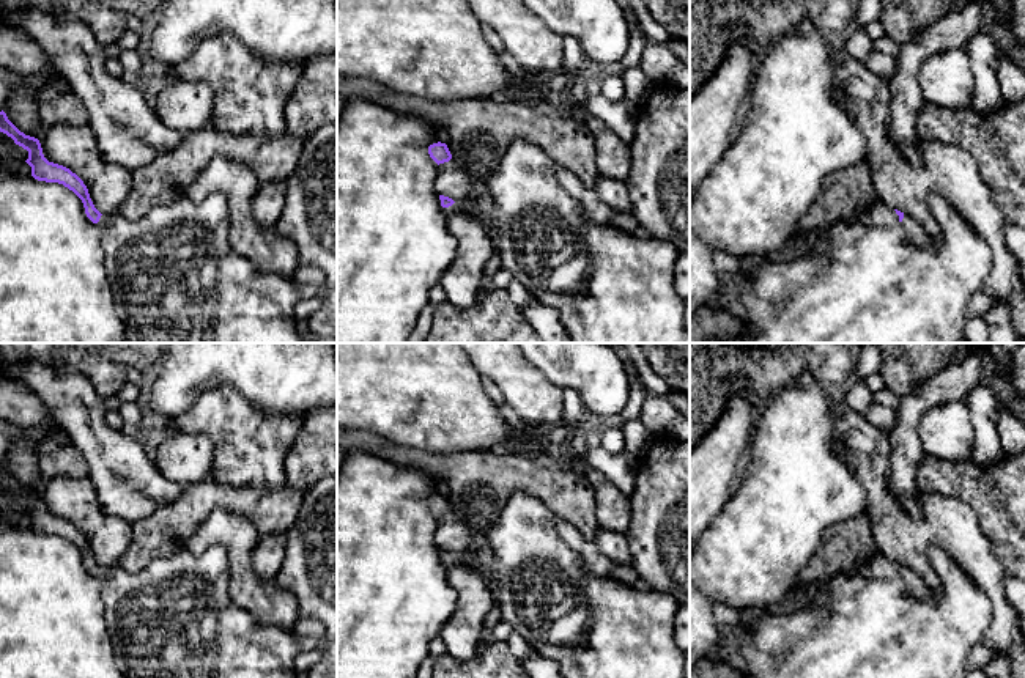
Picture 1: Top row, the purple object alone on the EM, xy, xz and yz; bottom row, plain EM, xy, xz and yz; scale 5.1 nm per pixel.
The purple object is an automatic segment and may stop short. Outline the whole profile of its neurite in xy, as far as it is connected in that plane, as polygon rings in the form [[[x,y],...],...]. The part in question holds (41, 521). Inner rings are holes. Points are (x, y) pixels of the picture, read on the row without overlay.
[[[3,462],[0,485],[28,503],[25,514],[35,532],[72,543],[82,552],[87,569],[104,580],[105,621],[124,678],[301,678],[299,654],[321,647],[320,640],[299,637],[293,629],[261,625],[239,607],[228,593],[228,558],[220,546],[202,554],[186,547],[150,562],[137,573],[101,566],[83,533],[69,521],[49,514],[39,492],[20,485]]]

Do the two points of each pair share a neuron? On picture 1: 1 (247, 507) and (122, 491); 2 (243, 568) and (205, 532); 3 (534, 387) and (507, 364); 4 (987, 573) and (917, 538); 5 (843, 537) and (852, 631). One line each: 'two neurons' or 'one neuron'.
1: two neurons
2: one neuron
3: one neuron
4: one neuron
5: two neurons

